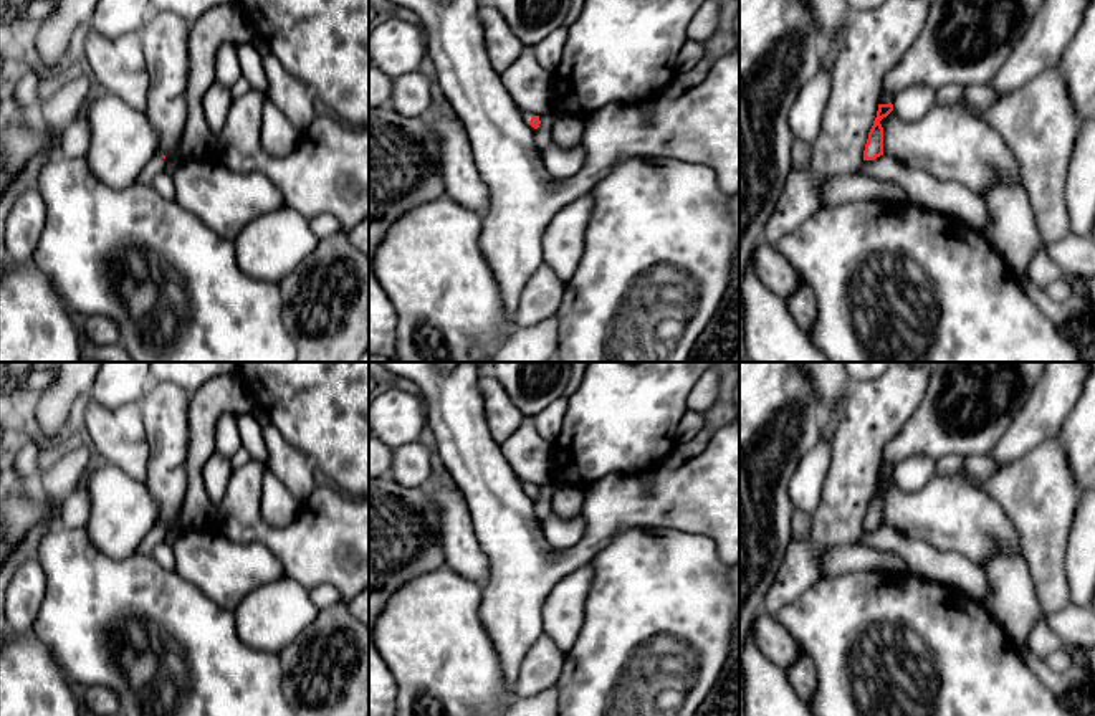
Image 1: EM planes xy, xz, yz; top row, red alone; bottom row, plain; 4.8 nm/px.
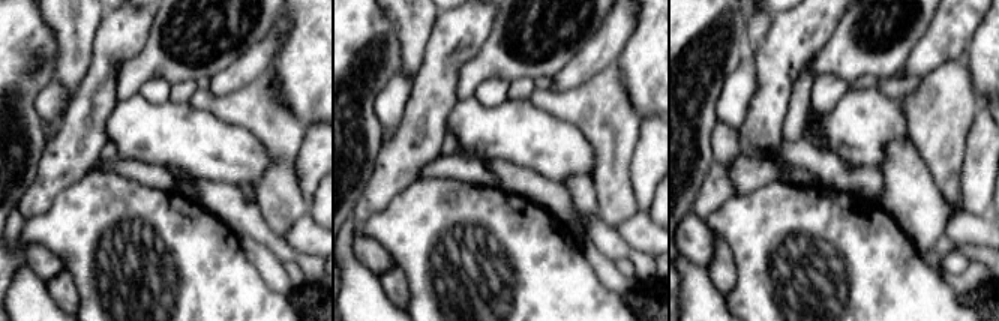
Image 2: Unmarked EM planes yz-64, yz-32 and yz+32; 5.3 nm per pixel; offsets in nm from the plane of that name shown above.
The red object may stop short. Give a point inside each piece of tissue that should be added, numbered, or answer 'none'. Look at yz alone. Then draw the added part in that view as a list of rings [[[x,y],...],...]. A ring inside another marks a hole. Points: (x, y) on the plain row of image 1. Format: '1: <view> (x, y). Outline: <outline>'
none

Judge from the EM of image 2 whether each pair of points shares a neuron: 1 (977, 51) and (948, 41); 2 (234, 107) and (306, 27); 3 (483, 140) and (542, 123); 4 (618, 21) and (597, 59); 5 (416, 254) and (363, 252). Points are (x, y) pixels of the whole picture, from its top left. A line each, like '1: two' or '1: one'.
1: two
2: two
3: one
4: one
5: two

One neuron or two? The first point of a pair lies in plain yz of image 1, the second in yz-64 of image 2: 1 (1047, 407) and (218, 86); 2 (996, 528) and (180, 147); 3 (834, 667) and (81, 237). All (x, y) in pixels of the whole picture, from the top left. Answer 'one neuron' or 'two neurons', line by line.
1: one neuron
2: one neuron
3: one neuron

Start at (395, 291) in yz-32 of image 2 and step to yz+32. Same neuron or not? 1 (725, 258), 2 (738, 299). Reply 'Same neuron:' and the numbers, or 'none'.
Same neuron: 1

